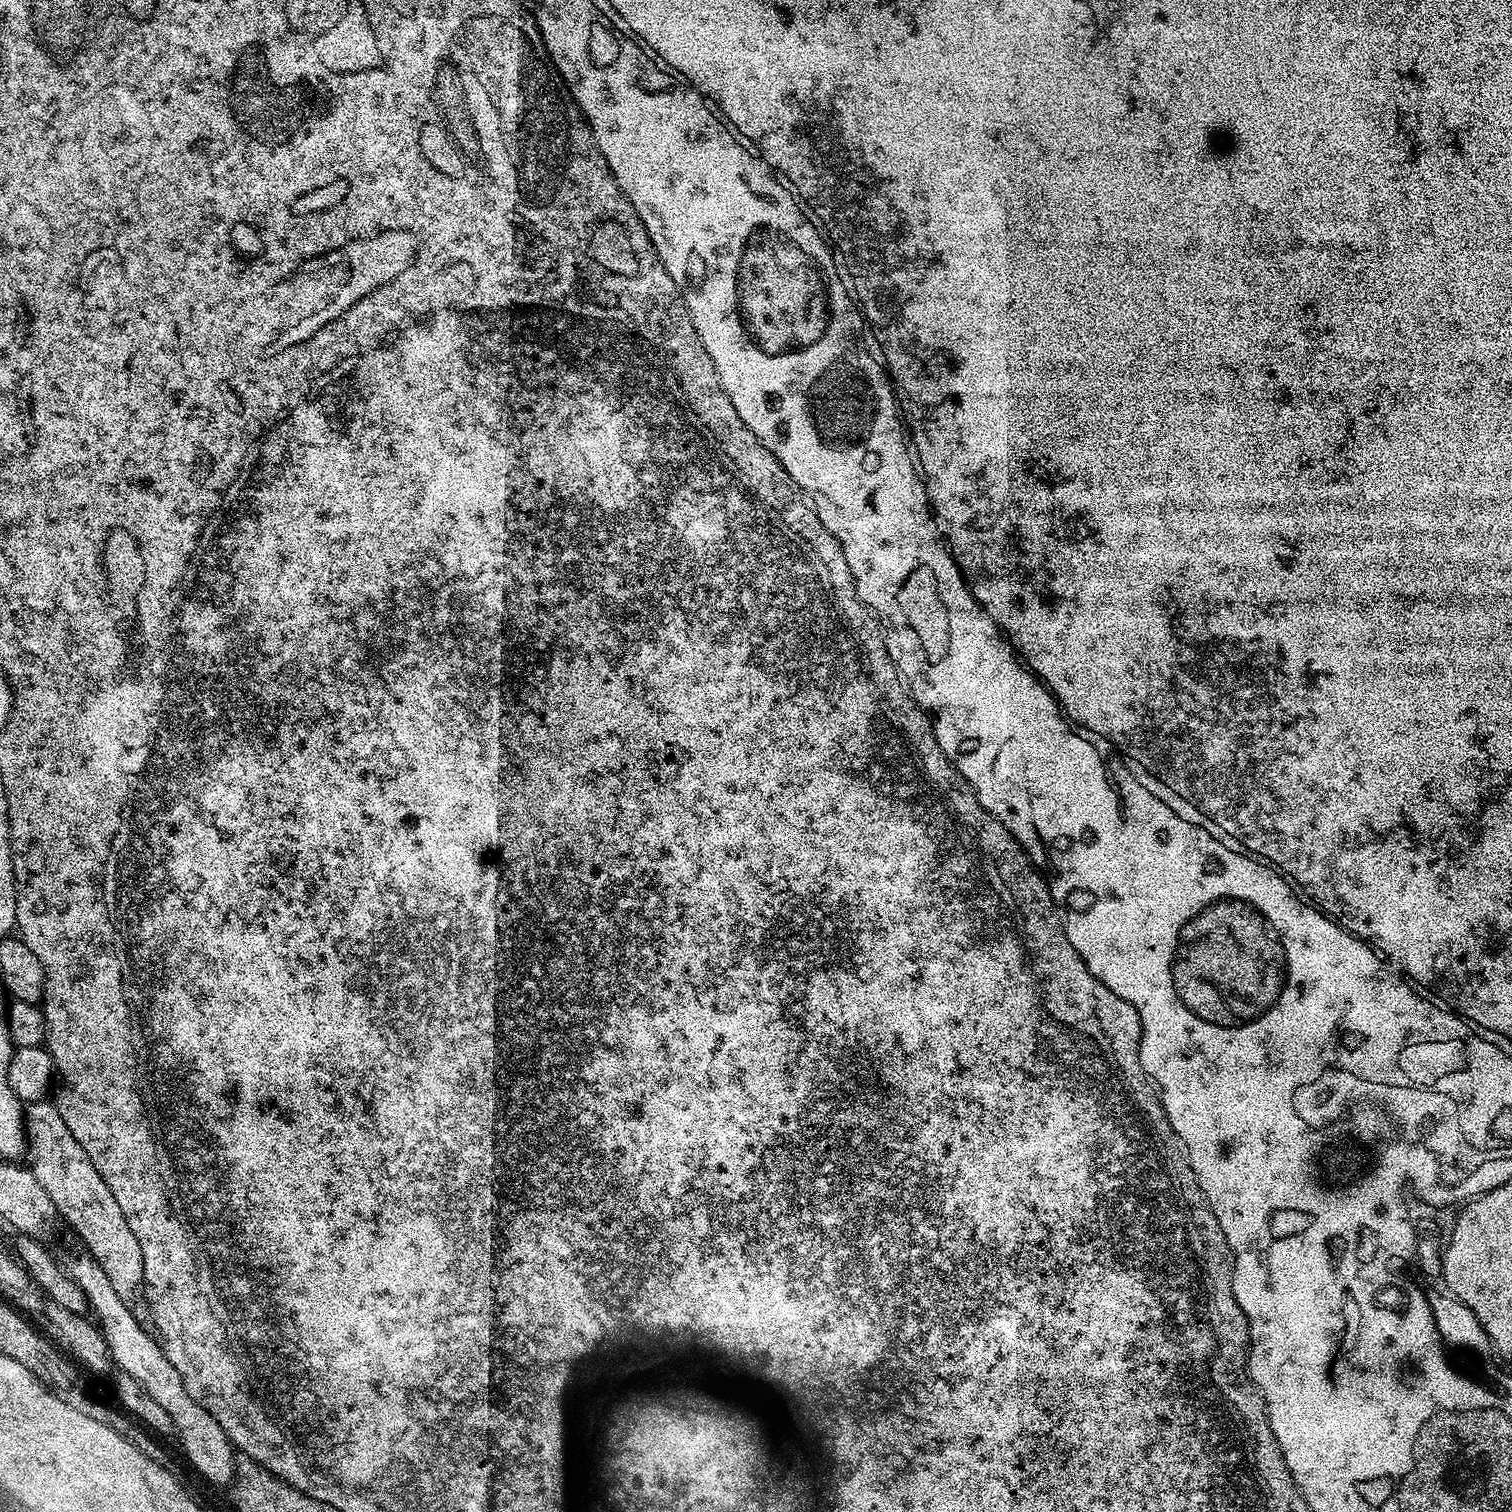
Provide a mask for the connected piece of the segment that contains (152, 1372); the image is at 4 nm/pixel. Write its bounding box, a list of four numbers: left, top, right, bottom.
[66,1254,238,1485]

